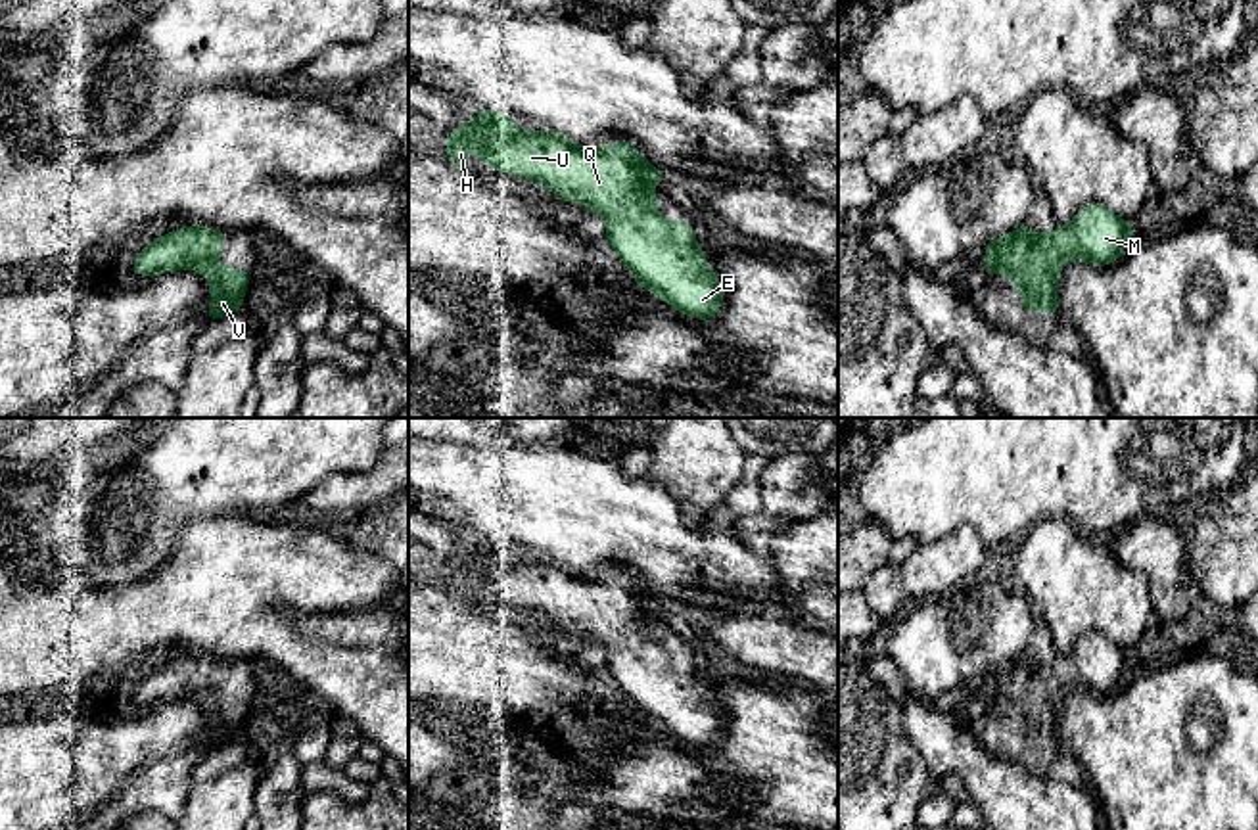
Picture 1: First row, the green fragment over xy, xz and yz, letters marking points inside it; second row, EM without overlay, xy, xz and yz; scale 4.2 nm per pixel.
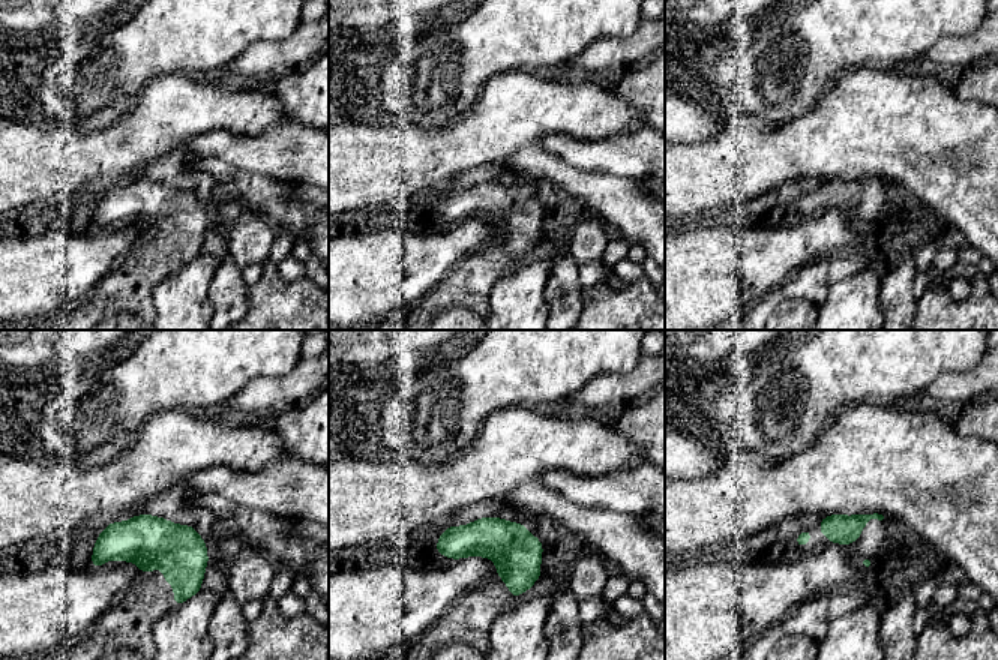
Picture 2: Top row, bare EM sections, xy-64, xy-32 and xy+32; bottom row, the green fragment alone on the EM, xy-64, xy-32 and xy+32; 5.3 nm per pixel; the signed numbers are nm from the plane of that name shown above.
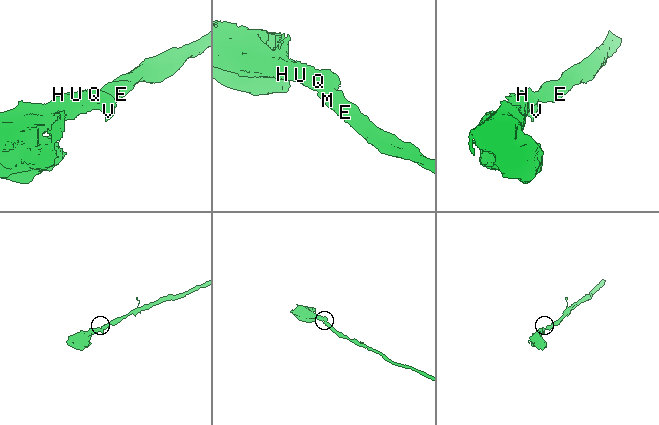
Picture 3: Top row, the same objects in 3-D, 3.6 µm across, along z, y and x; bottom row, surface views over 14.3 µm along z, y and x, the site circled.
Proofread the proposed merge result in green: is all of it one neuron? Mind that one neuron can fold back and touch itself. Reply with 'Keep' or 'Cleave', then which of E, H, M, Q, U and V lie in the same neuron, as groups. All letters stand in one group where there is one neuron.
Keep. Groups: E H M Q U V

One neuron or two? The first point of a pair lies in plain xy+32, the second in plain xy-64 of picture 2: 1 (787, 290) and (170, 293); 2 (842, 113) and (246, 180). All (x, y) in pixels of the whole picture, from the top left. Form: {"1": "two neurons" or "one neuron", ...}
{"1": "two neurons", "2": "one neuron"}

